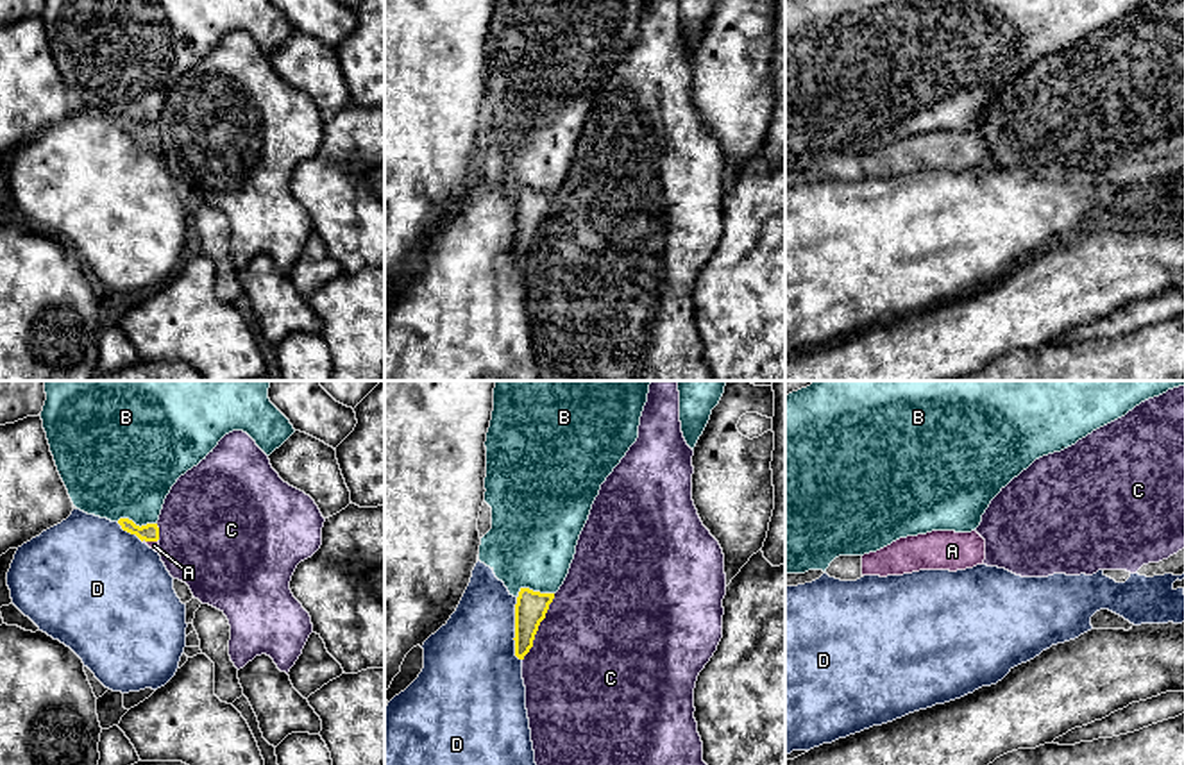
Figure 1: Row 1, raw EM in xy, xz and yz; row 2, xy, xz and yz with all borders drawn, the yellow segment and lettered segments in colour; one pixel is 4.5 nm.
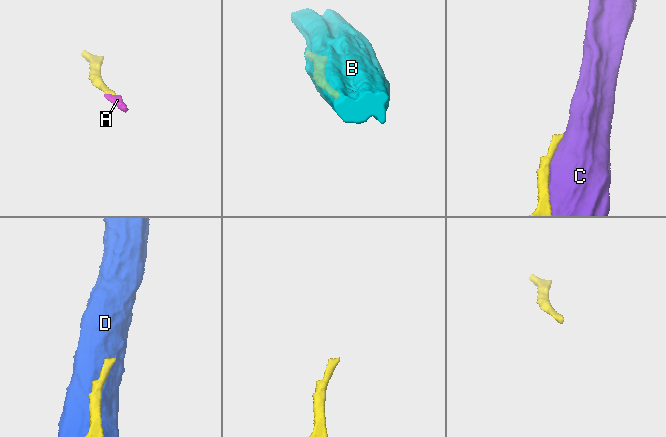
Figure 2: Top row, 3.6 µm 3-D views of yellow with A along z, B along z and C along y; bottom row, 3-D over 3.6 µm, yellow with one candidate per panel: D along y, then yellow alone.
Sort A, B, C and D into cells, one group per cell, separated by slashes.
A / B / C / D

